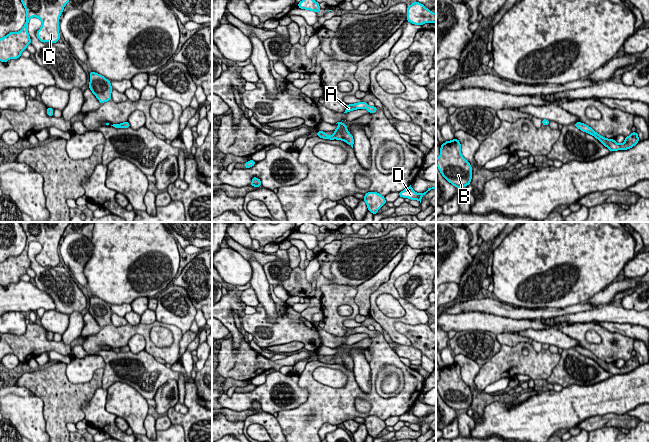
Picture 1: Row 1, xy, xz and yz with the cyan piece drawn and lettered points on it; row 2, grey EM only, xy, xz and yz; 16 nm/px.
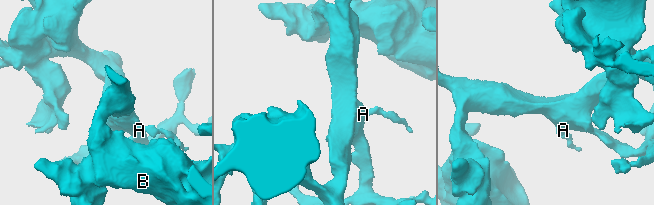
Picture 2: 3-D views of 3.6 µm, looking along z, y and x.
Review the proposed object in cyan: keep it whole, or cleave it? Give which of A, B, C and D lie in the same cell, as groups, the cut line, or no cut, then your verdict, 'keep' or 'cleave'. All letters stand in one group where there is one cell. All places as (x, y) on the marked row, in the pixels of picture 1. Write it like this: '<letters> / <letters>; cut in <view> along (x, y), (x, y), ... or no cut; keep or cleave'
A B C D; no cut; keep

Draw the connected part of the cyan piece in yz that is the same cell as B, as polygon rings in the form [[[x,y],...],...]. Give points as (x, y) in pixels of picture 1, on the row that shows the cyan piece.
[[[454,138],[441,145],[440,156],[436,158],[436,166],[442,176],[455,187],[470,185],[472,167],[461,154],[459,140]]]

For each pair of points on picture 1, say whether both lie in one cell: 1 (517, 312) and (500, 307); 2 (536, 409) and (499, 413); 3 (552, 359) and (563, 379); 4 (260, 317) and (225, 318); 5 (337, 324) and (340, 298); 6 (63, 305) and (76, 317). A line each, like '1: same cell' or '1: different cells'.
1: same cell
2: same cell
3: different cells
4: different cells
5: same cell
6: different cells

